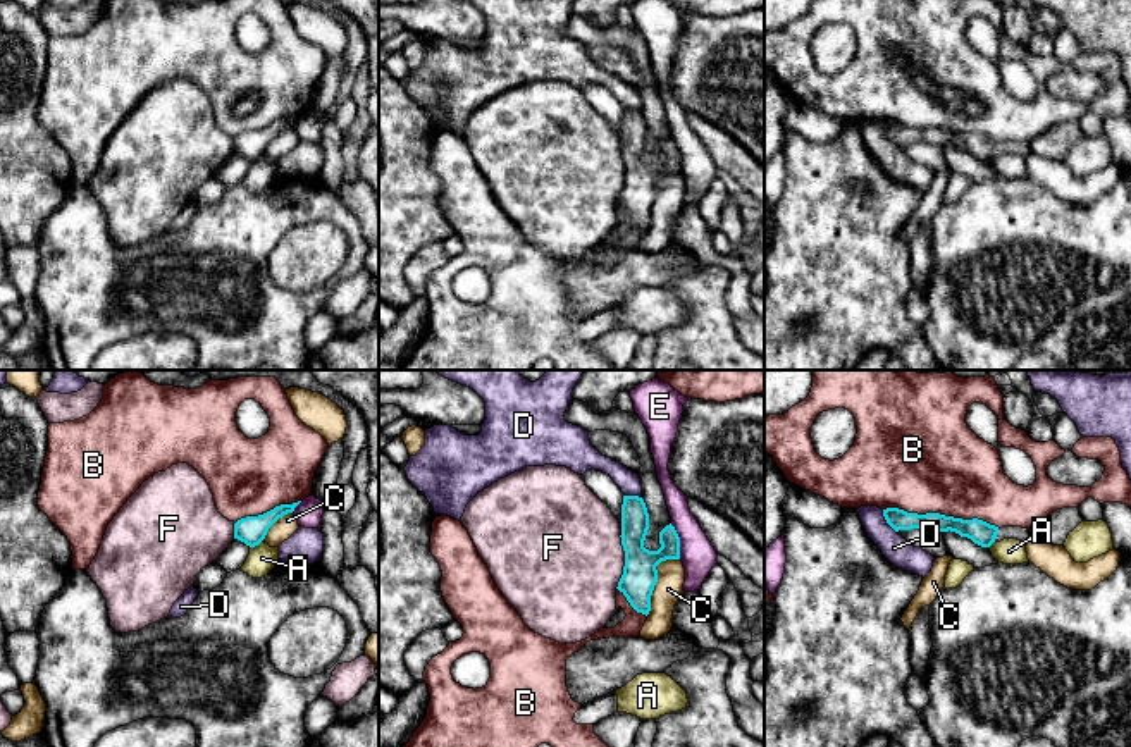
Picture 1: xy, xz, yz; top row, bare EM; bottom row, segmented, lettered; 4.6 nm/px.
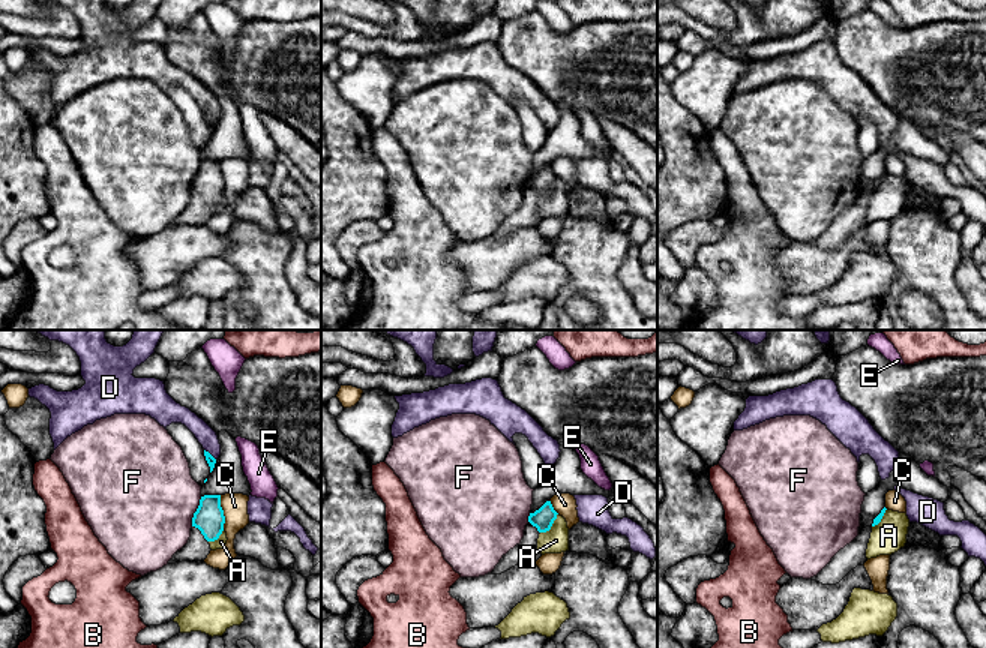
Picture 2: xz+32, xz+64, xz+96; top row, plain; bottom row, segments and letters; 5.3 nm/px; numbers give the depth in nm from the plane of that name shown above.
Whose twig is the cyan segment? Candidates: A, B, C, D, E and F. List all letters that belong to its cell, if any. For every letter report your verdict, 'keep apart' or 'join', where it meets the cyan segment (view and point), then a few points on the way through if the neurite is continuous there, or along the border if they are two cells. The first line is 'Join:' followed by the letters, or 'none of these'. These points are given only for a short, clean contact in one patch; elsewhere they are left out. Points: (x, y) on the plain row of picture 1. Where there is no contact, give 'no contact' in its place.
Join: none of these
A: keep apart; meets cyan in xy at (255, 159); border along xy (262, 154), (250, 162)
B: keep apart; meets cyan in yz at (942, 129)
C: keep apart; meets cyan in xz at (656, 195); border along xz (679, 172), (668, 172), (656, 181), (651, 224), (646, 229)
D: keep apart; meets cyan in yz at (887, 136); border along yz (882, 124), (887, 138), (896, 147)
E: keep apart; meets cyan in xz at (679, 155); border along xz (670, 138), (679, 152), (680, 172)
F: keep apart; meets cyan in xz at (625, 176); border along xz (620, 150), (624, 188), (615, 202)

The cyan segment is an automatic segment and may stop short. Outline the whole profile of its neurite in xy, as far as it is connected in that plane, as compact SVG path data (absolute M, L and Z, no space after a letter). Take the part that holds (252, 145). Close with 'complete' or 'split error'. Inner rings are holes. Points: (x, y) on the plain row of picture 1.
M301 115L281 119L263 129L238 134L234 138L234 153L244 157L250 162L258 160L265 153L269 143L284 129L293 127L300 117Z; complete

